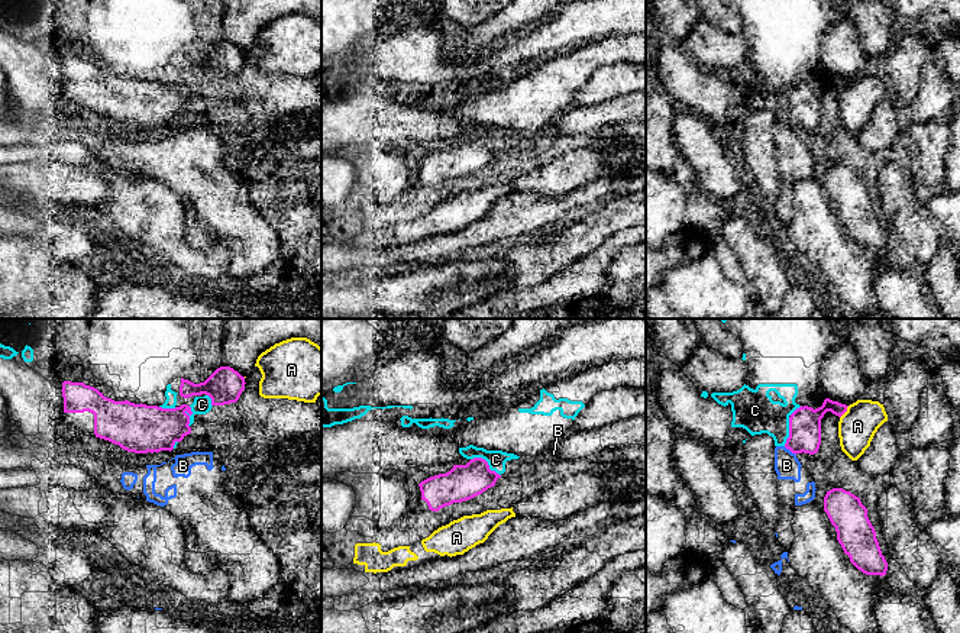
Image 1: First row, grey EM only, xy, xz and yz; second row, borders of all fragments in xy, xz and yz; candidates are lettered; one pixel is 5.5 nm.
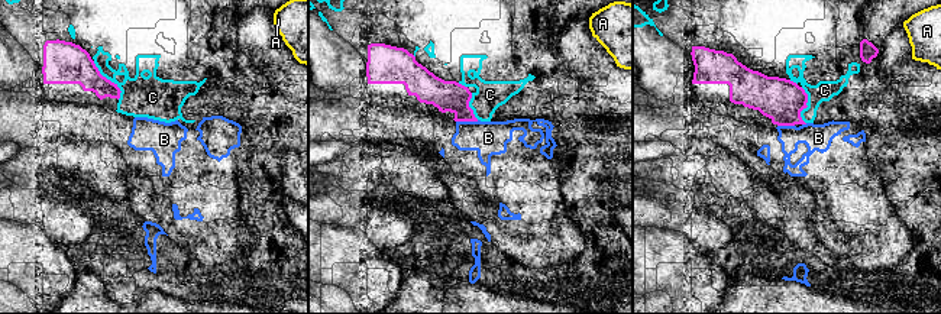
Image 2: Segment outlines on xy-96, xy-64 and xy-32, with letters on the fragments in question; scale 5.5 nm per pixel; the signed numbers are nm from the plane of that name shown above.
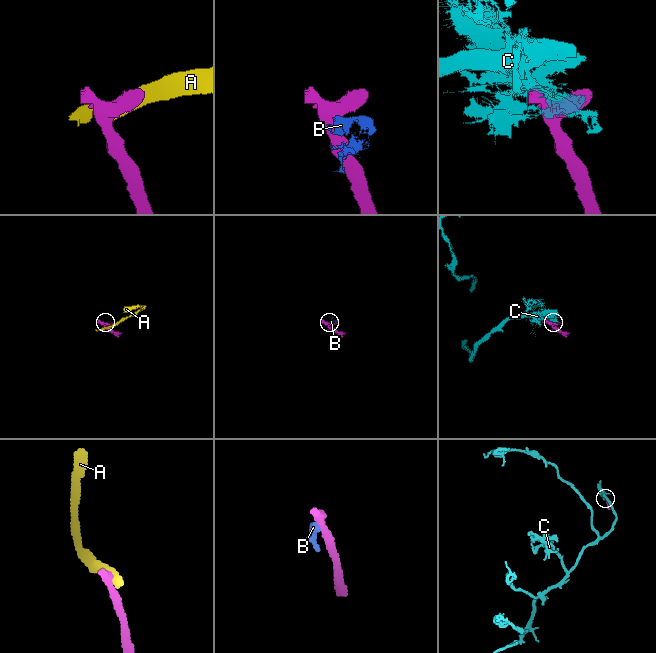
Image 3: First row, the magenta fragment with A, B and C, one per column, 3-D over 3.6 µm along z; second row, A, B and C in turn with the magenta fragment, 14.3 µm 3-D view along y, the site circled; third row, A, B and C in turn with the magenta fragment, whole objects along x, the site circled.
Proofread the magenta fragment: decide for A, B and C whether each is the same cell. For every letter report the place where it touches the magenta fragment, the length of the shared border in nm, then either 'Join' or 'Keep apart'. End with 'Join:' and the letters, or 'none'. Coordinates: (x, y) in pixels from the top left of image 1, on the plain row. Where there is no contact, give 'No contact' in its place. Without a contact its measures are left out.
A: Touches magenta at yz (846, 86). Shared border 90 nm. Keep apart
B: Touches magenta at yz (789, 125). Shared border 90 nm. Keep apart
C: Touches magenta at xz (487, 138). Shared border 190 nm. Keep apart
Join: none

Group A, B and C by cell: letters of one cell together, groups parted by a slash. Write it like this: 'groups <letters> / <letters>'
groups A / B / C

